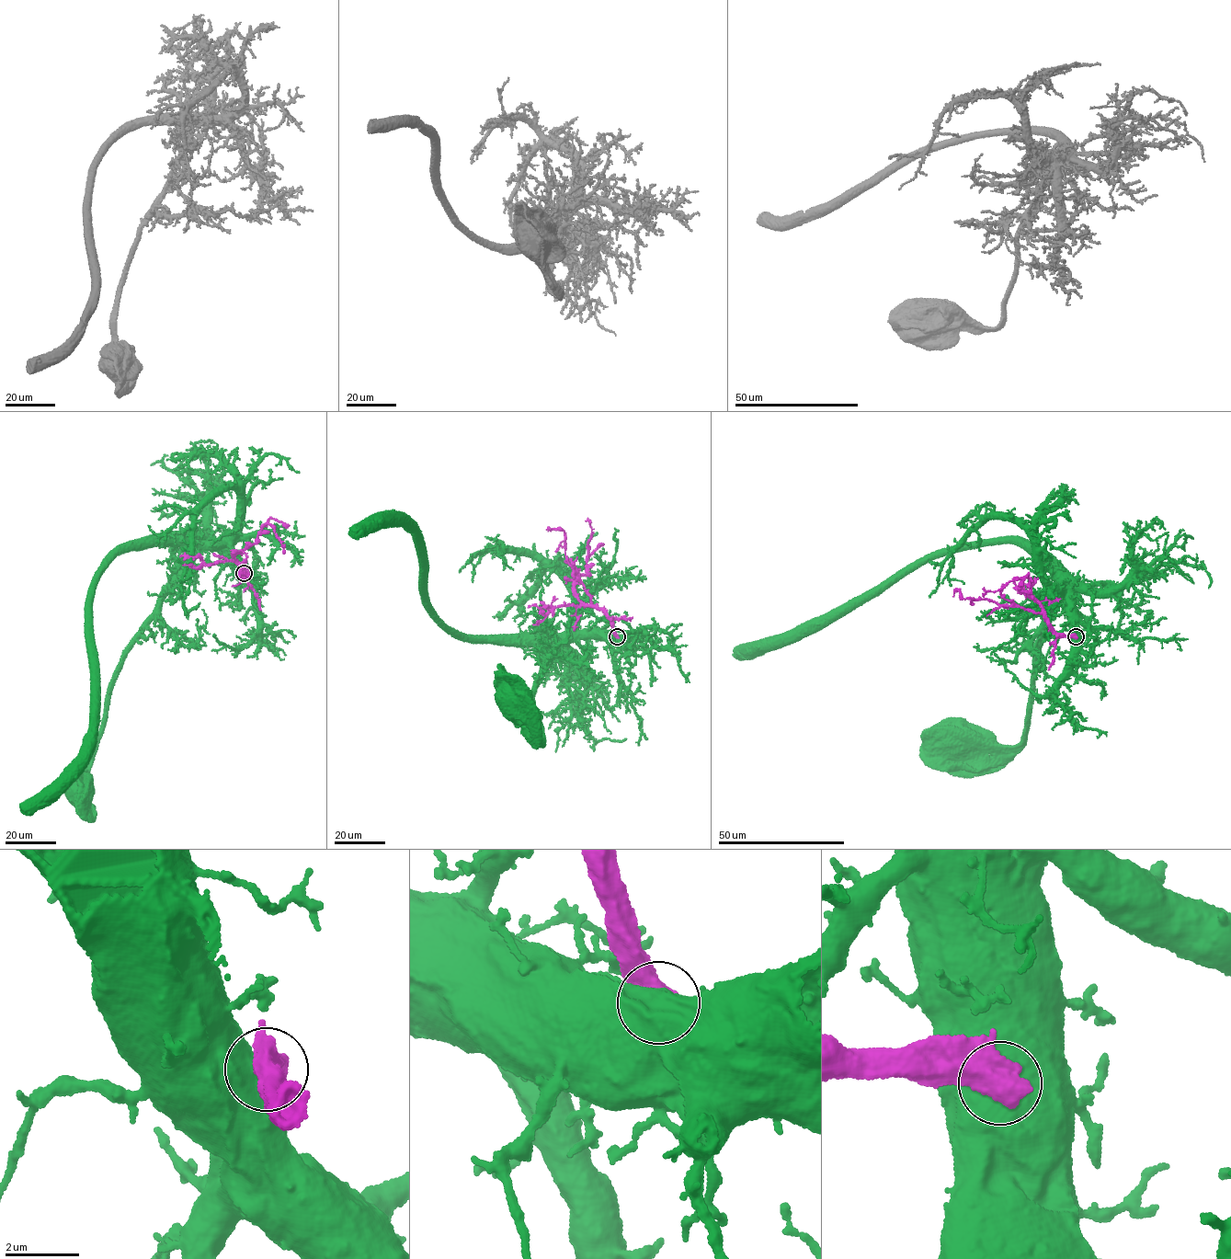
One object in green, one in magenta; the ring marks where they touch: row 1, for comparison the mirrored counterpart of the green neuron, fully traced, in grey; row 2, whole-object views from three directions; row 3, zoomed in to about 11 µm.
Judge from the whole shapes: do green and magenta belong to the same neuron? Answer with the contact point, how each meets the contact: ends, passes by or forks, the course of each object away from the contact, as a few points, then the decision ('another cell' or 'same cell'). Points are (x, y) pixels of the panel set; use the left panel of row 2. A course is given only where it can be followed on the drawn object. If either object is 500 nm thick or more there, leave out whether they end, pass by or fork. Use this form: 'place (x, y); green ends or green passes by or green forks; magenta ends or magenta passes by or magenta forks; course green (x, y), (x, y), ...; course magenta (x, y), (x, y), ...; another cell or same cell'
place (244, 573); course green (244, 574), (240, 564), (219, 547), (229, 539); course magenta (244, 573), (247, 577), (245, 569), (233, 556), (254, 544), (261, 526), (269, 524), (274, 529), (285, 550); another cell

